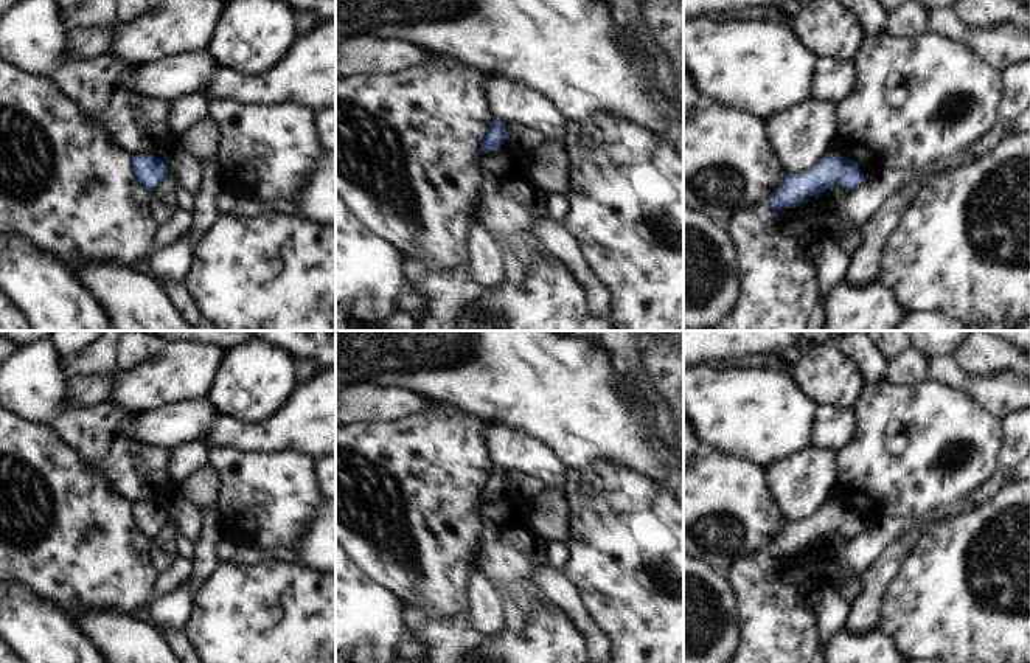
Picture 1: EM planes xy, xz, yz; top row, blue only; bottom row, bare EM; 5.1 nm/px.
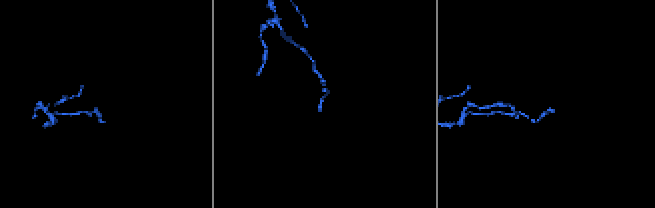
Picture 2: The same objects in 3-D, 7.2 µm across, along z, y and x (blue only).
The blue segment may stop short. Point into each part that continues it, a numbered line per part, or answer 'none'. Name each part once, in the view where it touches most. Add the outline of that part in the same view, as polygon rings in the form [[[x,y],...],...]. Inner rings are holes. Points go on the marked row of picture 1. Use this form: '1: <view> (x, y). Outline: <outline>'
none.

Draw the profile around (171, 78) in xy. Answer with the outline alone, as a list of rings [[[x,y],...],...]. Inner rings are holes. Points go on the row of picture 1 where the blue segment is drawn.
[[[208,50],[166,56],[138,65],[130,89],[144,98],[174,102],[202,93],[217,64]]]

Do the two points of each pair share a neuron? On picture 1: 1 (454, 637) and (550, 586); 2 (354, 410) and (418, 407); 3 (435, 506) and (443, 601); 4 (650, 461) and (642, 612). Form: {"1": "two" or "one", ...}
{"1": "two", "2": "one", "3": "one", "4": "two"}

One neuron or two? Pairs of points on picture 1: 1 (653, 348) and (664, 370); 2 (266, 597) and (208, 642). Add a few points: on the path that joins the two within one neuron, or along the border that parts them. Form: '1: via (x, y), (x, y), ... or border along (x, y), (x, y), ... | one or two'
1: via (654, 353), (664, 365) | one
2: via (252, 610), (235, 628), (222, 629) | one

